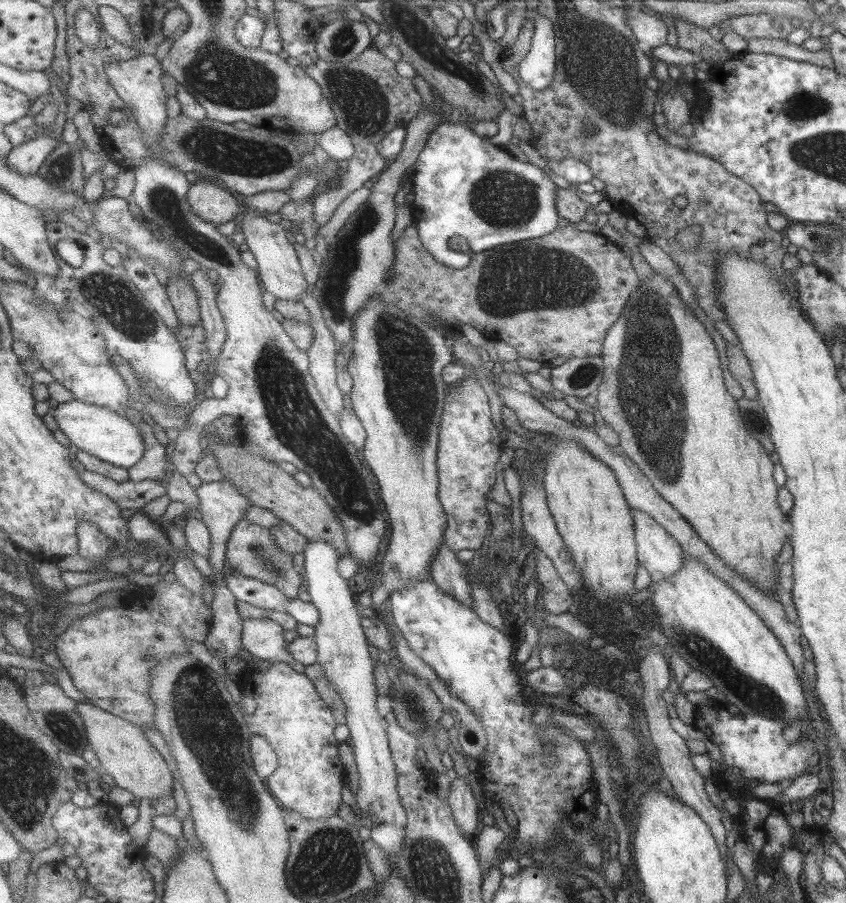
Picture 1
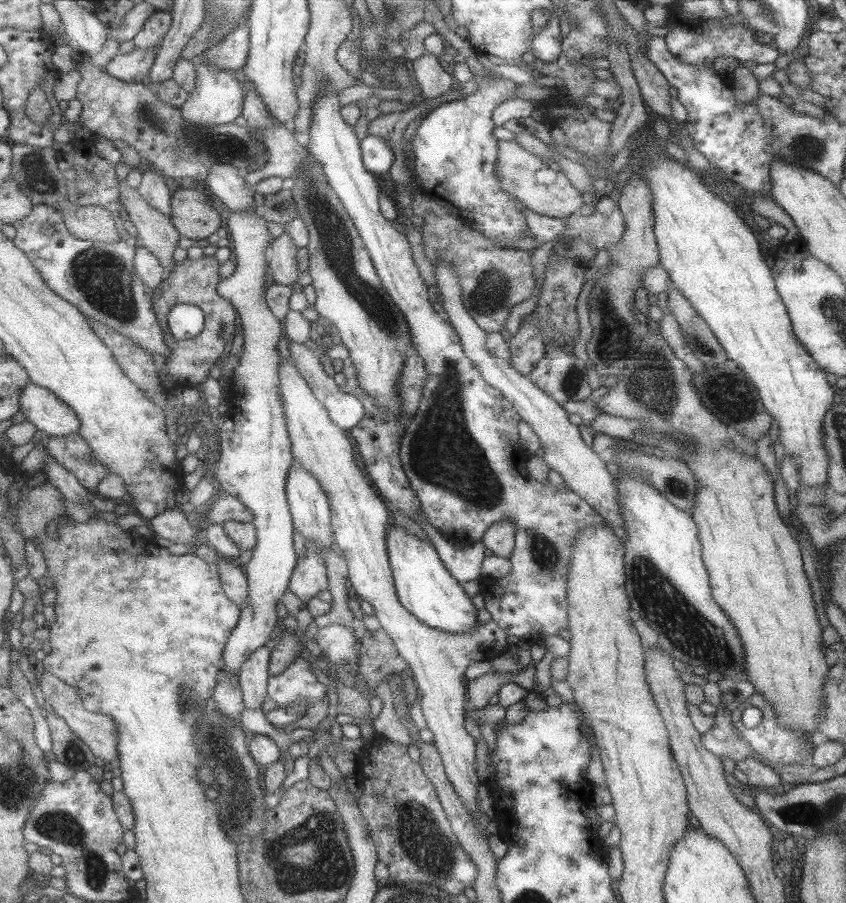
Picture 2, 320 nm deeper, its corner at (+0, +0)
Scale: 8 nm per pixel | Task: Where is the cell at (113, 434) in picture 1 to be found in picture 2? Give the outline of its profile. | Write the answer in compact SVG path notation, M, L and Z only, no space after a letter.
M31 381L21 393L21 412L47 437L71 436L81 432L75 410L49 388Z

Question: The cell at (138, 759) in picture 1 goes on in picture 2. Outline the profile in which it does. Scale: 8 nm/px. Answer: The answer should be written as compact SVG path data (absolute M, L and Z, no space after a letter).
M41 671L39 676L39 685L42 687L47 704L67 721L72 731L79 738L82 738L92 748L96 756L103 759L105 763L111 763L115 758L119 760L118 740L120 732L117 721L111 715L85 709L84 701L80 698L80 692L73 685L54 676L51 672Z

